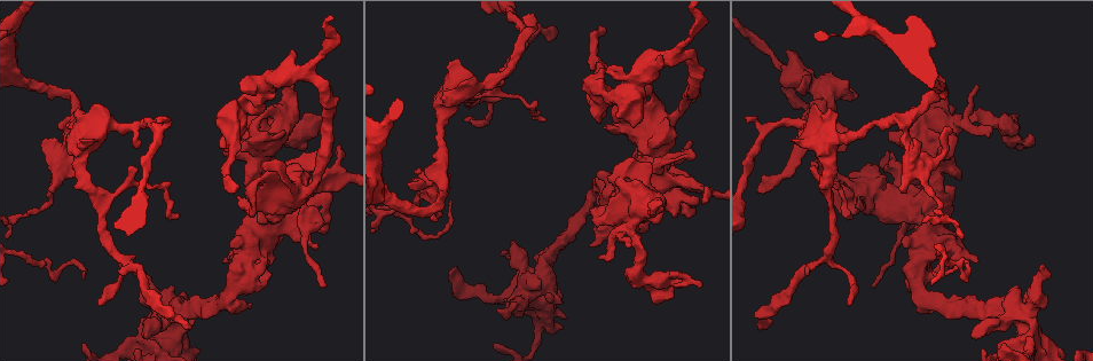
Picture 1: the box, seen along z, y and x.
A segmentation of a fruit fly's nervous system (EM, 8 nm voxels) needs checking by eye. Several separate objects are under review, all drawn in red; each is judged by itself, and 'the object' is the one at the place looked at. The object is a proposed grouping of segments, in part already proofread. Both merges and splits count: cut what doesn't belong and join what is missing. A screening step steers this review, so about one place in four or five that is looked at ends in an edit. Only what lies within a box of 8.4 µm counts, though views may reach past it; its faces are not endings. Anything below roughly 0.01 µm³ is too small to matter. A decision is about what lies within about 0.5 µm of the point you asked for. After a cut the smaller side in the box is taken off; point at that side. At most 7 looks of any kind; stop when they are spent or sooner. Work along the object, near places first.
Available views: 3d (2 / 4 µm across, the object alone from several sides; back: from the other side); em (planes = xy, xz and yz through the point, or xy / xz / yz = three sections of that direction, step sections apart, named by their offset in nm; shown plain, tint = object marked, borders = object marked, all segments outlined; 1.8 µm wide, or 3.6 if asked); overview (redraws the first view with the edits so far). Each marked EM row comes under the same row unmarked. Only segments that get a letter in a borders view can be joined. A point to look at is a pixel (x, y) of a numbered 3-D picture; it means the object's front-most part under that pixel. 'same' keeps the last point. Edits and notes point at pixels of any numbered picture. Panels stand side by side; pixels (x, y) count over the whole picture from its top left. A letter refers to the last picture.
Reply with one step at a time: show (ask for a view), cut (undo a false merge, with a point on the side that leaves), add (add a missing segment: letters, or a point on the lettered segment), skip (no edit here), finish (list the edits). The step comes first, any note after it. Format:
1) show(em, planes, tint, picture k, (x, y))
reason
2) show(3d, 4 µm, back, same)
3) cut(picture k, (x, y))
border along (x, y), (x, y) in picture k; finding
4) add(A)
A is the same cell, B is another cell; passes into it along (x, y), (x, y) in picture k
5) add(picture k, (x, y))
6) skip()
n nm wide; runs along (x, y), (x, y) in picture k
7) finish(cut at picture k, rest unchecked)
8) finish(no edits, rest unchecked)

show(3d, 2 µm, picture 1, (1005, 344))

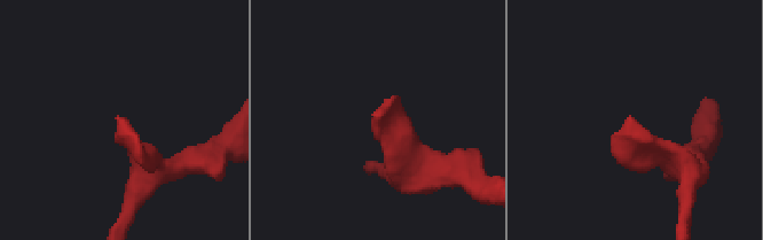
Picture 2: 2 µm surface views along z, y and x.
show(em, xy, step 8, borders, picture 2, (633, 120))
need the tissue

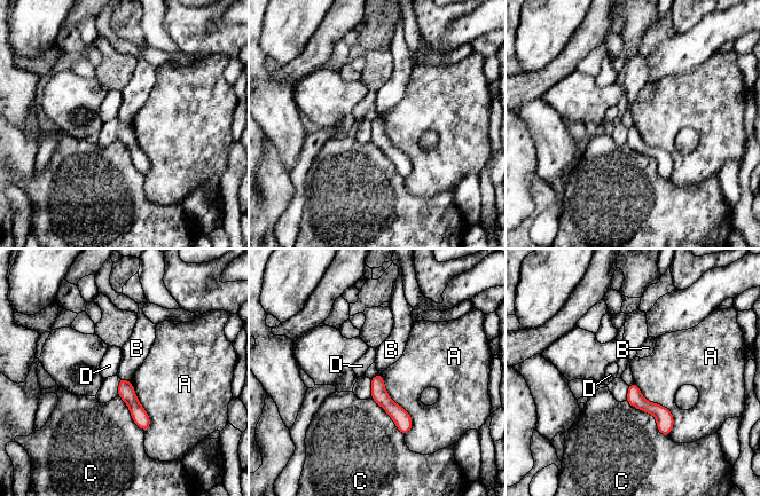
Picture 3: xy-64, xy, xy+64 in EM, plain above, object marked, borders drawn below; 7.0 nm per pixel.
skip()
A, B, C and D are other cells; none of them fits

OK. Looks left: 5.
show(3d, 2 µm, picture 1, (498, 311))
free end

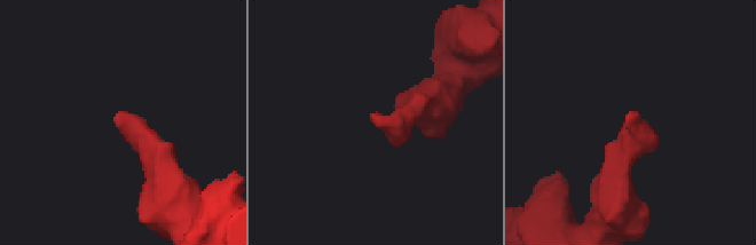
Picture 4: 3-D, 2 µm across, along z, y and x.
show(em, yz, step 4, tint, picture 4, (627, 116))
now the EM

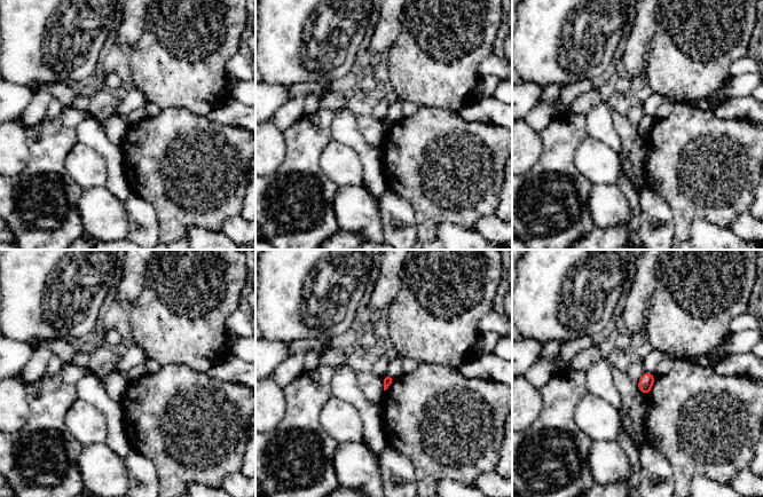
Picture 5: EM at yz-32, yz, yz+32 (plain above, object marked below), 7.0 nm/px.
show(em, yz, step 4, borders, same)
see the neighbours

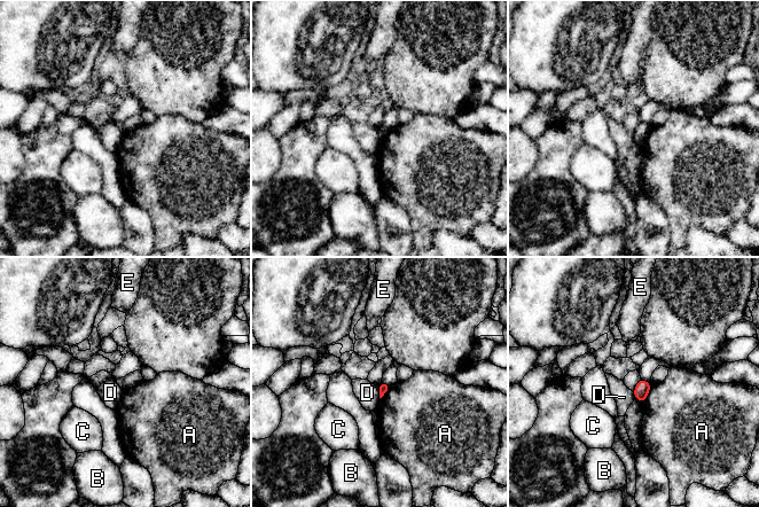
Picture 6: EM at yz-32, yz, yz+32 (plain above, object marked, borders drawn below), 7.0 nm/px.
skip()
A, B, C, D and E are other cells; none of them fits

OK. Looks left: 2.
show(em, planes, borders, picture 1, (100, 306))
an open end

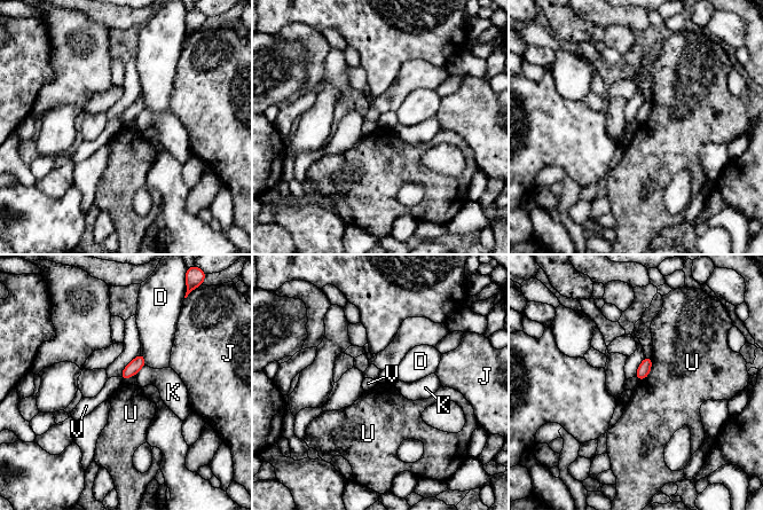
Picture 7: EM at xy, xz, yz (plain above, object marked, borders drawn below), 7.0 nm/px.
skip()
D, J, K, U and V are other cells; no lettered segment goes on from it

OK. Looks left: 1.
finish(no edits, rest unchecked)

